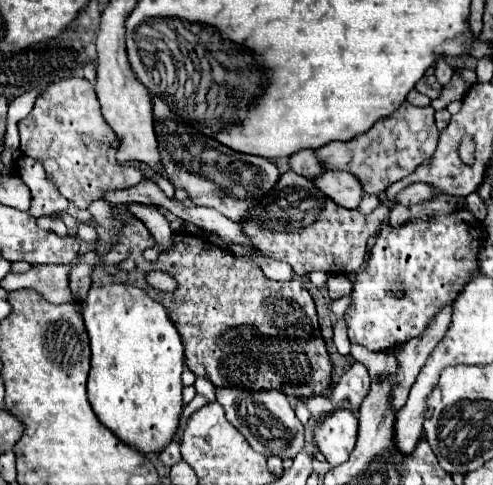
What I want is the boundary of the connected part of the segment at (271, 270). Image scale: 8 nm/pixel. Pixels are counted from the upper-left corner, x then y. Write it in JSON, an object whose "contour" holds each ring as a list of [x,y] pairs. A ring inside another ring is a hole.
{"contour":[[[251,254],[251,258],[261,266],[261,270],[265,272],[265,276],[267,278],[271,278],[271,280],[291,280],[295,274],[291,272],[291,266],[287,266],[287,264],[283,264],[283,262],[279,262],[279,260],[267,260],[267,262],[263,262],[257,254]]]}

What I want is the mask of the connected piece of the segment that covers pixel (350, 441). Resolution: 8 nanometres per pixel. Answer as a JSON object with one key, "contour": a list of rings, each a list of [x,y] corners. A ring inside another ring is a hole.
{"contour":[[[337,410],[315,430],[315,444],[331,466],[347,462],[357,438],[357,416],[351,410]]]}

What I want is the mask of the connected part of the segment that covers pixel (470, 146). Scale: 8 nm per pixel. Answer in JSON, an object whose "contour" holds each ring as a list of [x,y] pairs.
{"contour":[[[465,136],[465,138],[463,138],[463,142],[461,142],[461,146],[459,146],[461,160],[463,160],[463,162],[467,162],[467,164],[471,164],[471,162],[473,162],[473,150],[475,150],[473,140],[471,140],[469,136]]]}

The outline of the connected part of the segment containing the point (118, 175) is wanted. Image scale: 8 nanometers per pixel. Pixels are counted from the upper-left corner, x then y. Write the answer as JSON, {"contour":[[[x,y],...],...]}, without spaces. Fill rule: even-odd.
{"contour":[[[63,78],[43,88],[31,114],[19,122],[19,136],[21,152],[39,160],[47,178],[77,208],[85,210],[93,200],[103,198],[107,190],[131,188],[145,180],[137,166],[115,166],[107,160],[107,150],[117,136],[103,120],[95,88],[85,78]]]}

